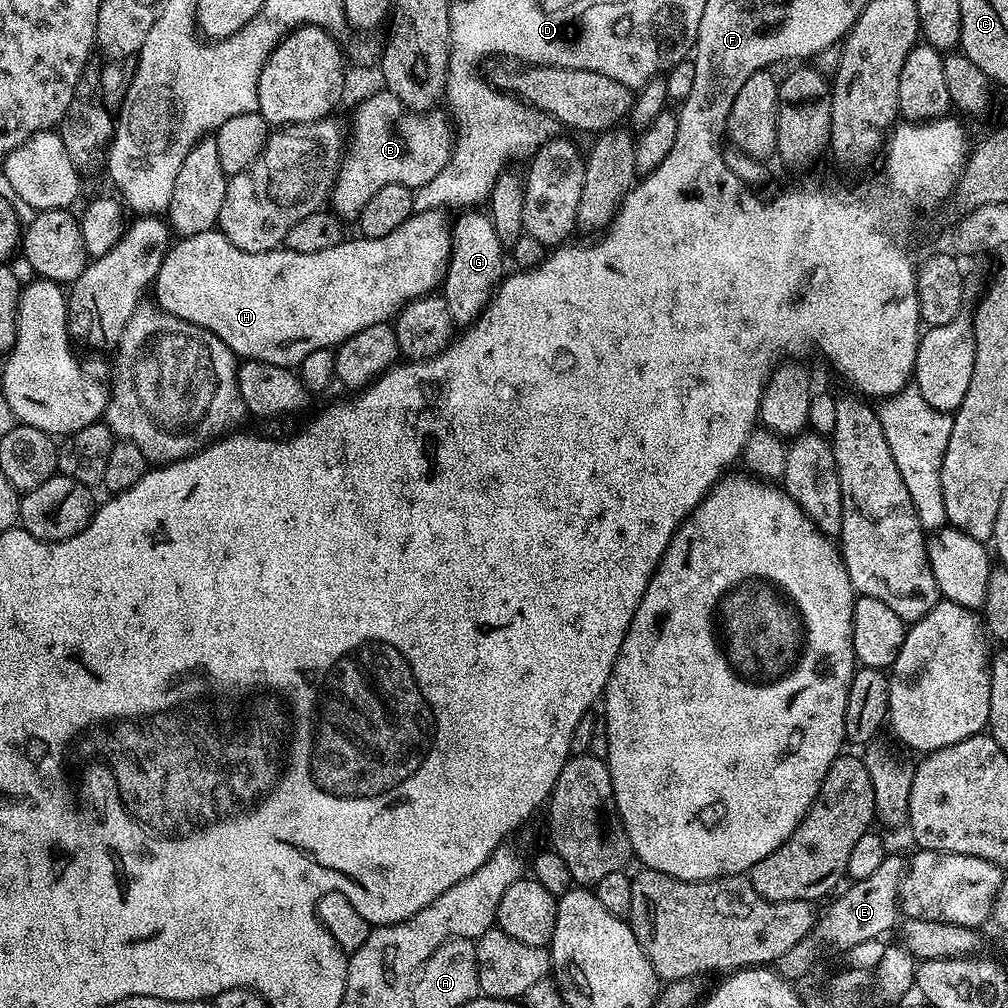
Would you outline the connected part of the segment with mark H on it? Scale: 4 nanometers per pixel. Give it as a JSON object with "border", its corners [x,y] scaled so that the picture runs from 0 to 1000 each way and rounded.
{"border":[[[440,206],[415,210],[403,220],[399,220],[399,224],[395,224],[395,228],[391,228],[388,232],[383,232],[383,236],[367,236],[366,238],[343,236],[338,242],[331,244],[327,248],[315,248],[315,252],[296,252],[285,248],[248,252],[247,250],[236,248],[236,244],[229,242],[217,228],[184,234],[180,241],[183,243],[180,244],[179,250],[172,249],[169,254],[169,262],[172,262],[175,267],[172,270],[167,270],[168,268],[160,269],[154,279],[154,301],[162,306],[163,309],[173,312],[185,319],[195,321],[204,327],[208,327],[216,335],[220,335],[220,339],[224,339],[224,343],[229,349],[234,350],[235,354],[242,357],[259,357],[261,361],[271,361],[277,365],[297,363],[306,351],[320,345],[332,346],[340,337],[346,337],[351,331],[355,331],[355,327],[363,327],[363,323],[386,320],[408,298],[414,298],[417,294],[432,291],[439,283],[440,273],[444,267],[444,259],[448,256],[448,226],[446,225],[446,214],[444,218],[443,213],[445,211]]]}

